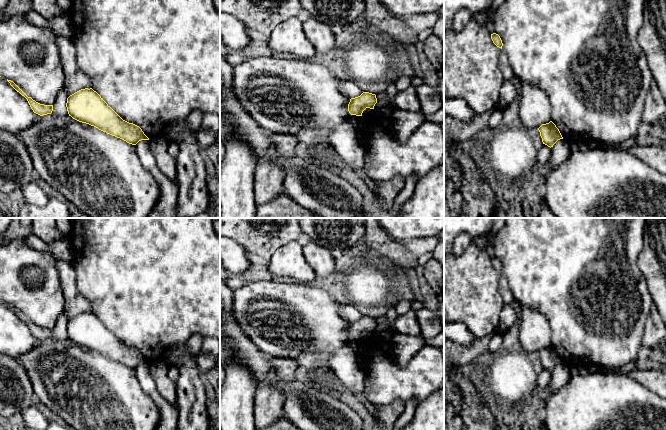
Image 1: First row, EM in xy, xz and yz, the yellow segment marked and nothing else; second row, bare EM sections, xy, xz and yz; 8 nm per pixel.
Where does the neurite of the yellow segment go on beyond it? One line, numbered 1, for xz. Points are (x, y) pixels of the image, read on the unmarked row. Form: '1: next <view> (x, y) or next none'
1: next none

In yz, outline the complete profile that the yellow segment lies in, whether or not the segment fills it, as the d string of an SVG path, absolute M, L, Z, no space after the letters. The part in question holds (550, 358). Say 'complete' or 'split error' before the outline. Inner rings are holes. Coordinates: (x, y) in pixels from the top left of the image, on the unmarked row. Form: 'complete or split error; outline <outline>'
complete; outline M552 345L546 348L542 348L538 354L540 356L543 368L547 369L550 372L553 371L553 369L558 364L563 363L559 353Z

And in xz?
complete; outline M363 316L360 320L351 322L348 328L348 335L351 339L362 340L366 332L374 333L377 327L375 318Z

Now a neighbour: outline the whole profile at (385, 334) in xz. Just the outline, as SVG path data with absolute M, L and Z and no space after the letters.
M377 325L373 334L379 337L383 342L389 342L393 336L393 332L390 329L380 325Z

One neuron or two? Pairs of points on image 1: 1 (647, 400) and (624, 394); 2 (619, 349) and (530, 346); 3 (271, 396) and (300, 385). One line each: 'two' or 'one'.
1: one
2: two
3: two

